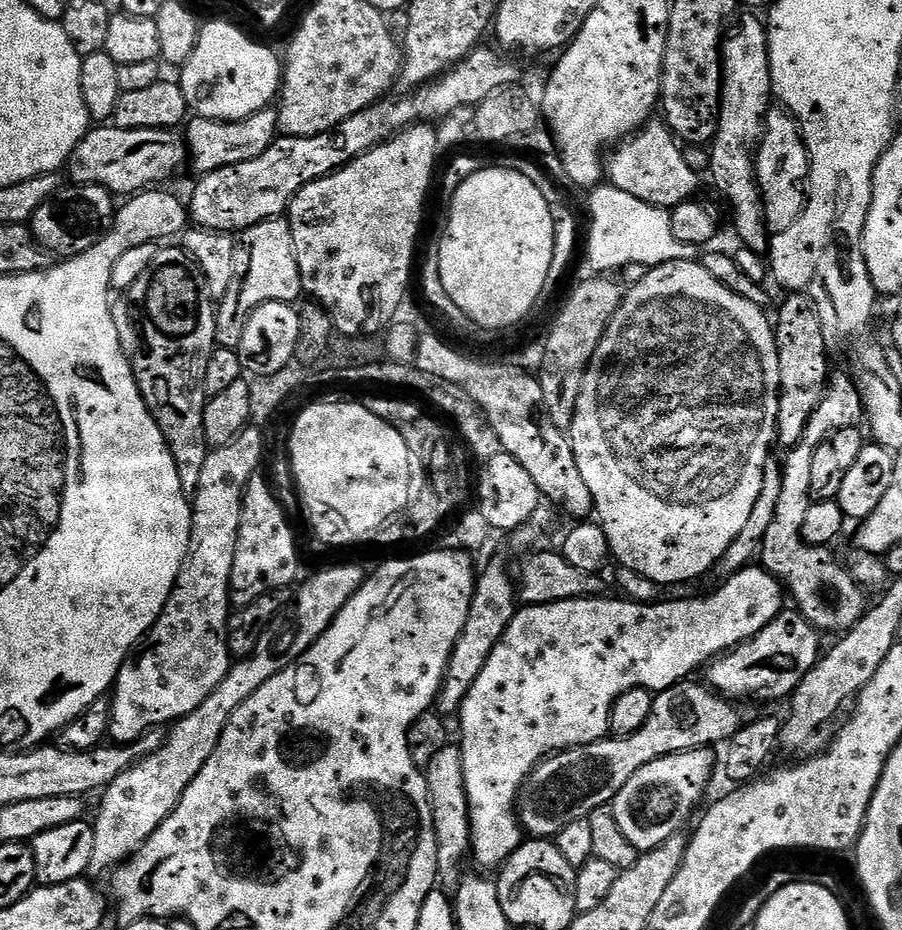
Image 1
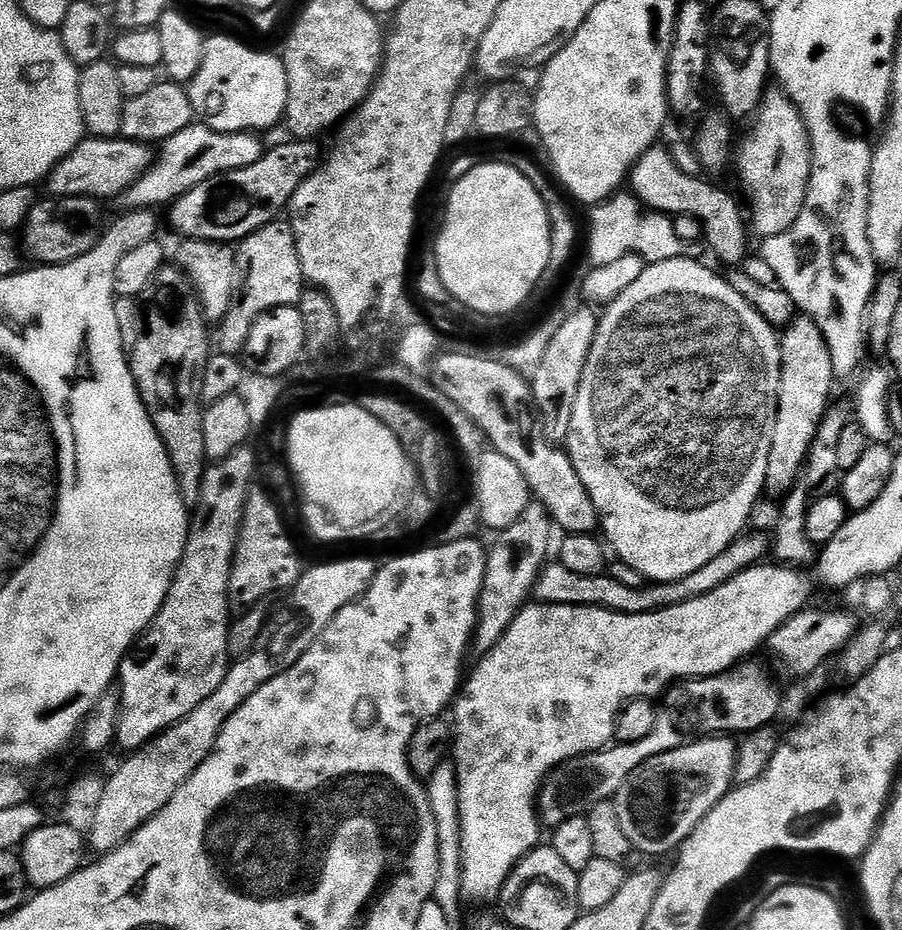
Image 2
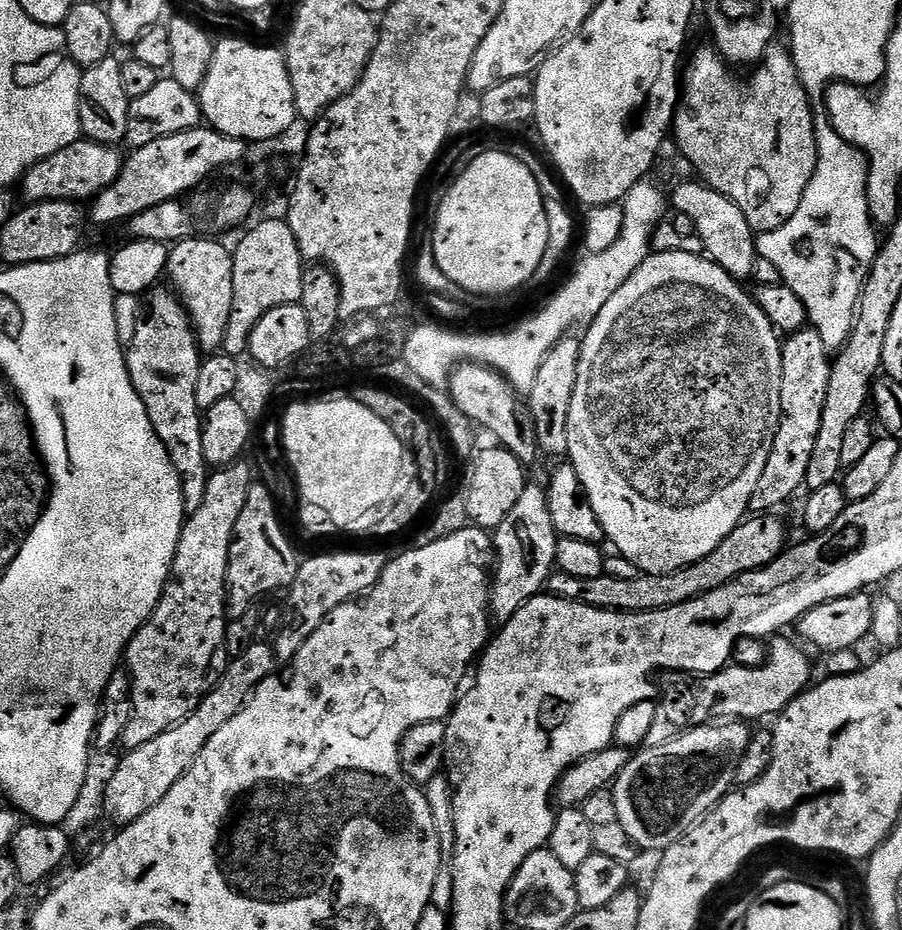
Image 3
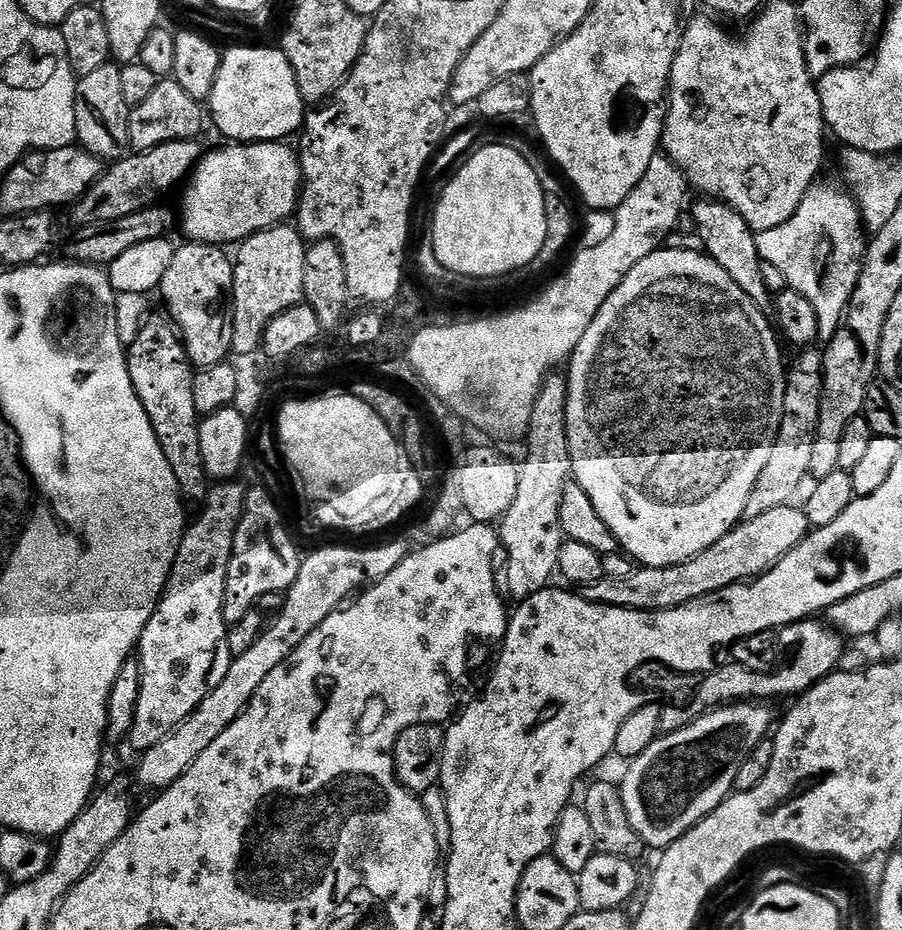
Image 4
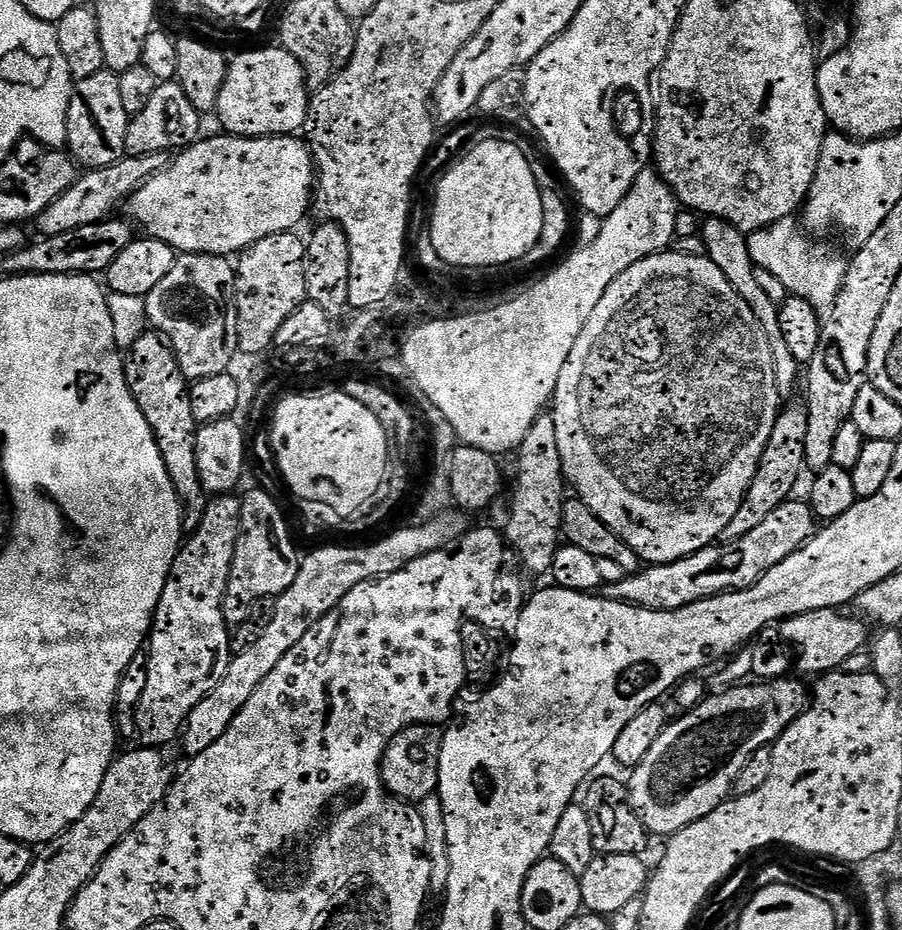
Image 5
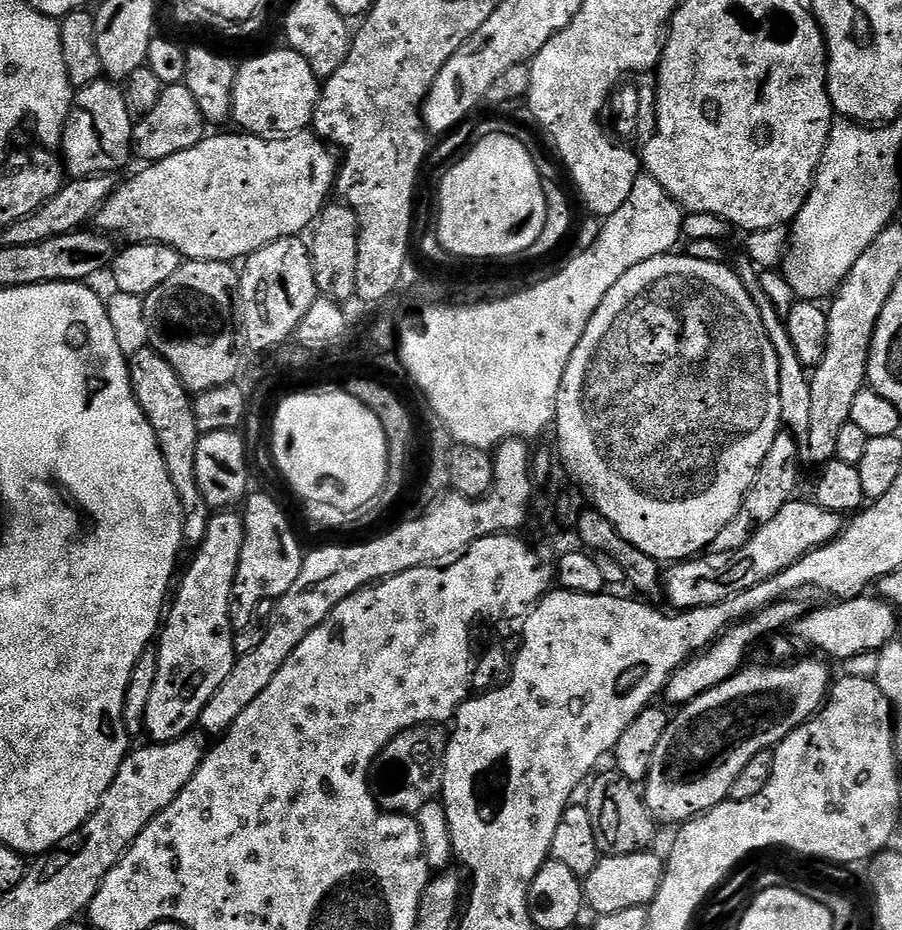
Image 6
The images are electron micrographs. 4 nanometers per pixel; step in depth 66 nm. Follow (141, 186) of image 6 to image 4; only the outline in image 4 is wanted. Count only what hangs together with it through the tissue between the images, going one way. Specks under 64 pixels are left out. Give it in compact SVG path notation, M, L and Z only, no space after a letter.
M228 142L225 148L208 151L201 157L192 170L184 188L184 232L189 241L198 244L217 246L239 245L249 236L258 234L267 228L283 225L293 219L300 202L302 177L300 158L284 142L265 142L263 144L241 144Z

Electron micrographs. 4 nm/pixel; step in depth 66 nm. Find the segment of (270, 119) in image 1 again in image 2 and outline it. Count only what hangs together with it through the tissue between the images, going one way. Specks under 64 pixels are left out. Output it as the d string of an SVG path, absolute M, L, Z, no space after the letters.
M193 122L186 130L178 130L166 138L155 153L152 165L118 197L121 209L138 212L152 207L171 205L186 190L194 190L198 182L206 182L223 172L254 166L266 151L266 144L255 132L219 132L203 122Z

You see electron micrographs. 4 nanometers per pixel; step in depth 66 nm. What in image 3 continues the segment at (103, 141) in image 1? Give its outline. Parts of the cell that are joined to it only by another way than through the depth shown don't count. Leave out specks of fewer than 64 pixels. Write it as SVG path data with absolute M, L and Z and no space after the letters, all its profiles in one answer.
M87 138L75 140L66 150L58 150L58 154L50 154L50 158L34 165L19 181L18 188L24 191L23 199L30 204L47 200L91 202L123 170L126 160L123 155L120 157L120 151L119 147Z

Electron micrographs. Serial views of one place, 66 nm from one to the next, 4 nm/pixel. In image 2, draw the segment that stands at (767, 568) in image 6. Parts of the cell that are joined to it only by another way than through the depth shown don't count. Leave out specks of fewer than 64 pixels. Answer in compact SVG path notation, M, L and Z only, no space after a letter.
M745 531L733 544L726 546L726 550L722 550L722 554L718 554L718 558L713 558L711 562L706 562L706 566L694 570L694 574L686 574L686 578L678 578L674 582L665 584L648 582L640 588L623 585L609 574L583 576L575 572L569 564L549 562L544 565L539 578L536 579L534 596L541 604L582 604L632 614L657 612L663 608L685 604L686 601L698 598L702 594L710 594L710 590L718 590L718 586L730 582L730 578L734 578L742 570L761 563L767 557L764 556L767 552L769 555L769 537L767 540L762 533L752 531Z

